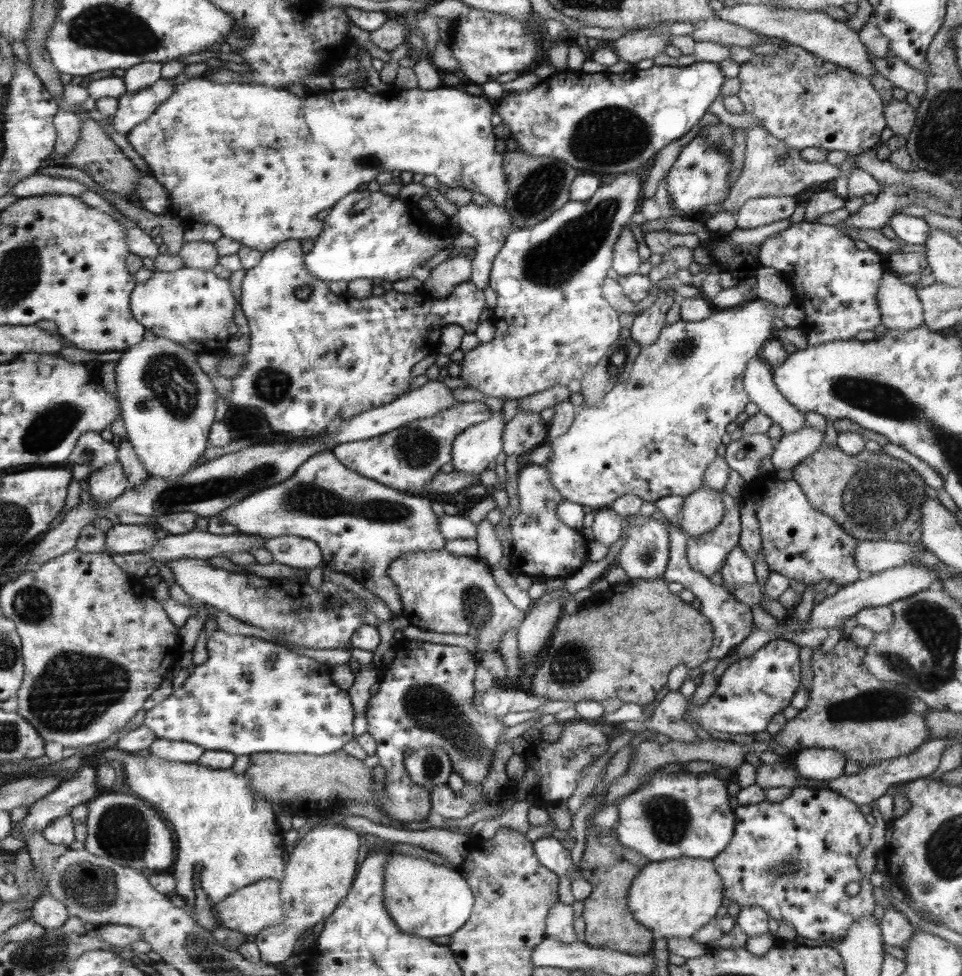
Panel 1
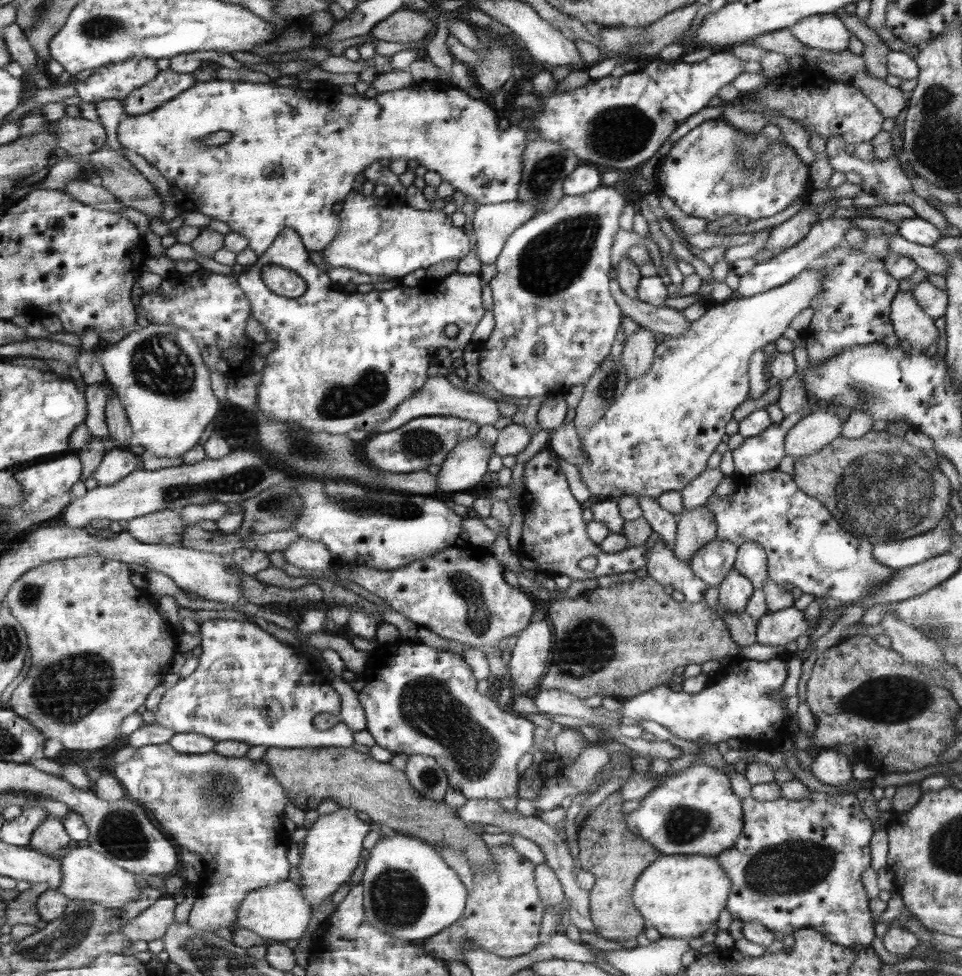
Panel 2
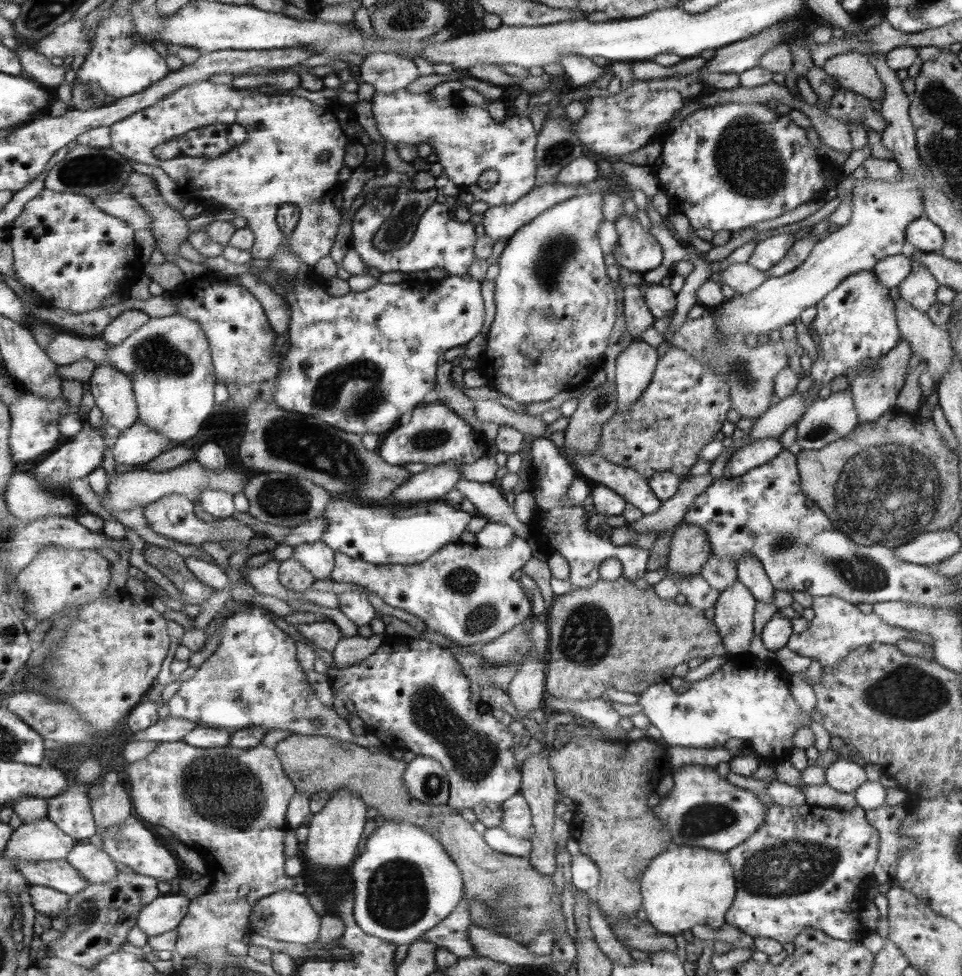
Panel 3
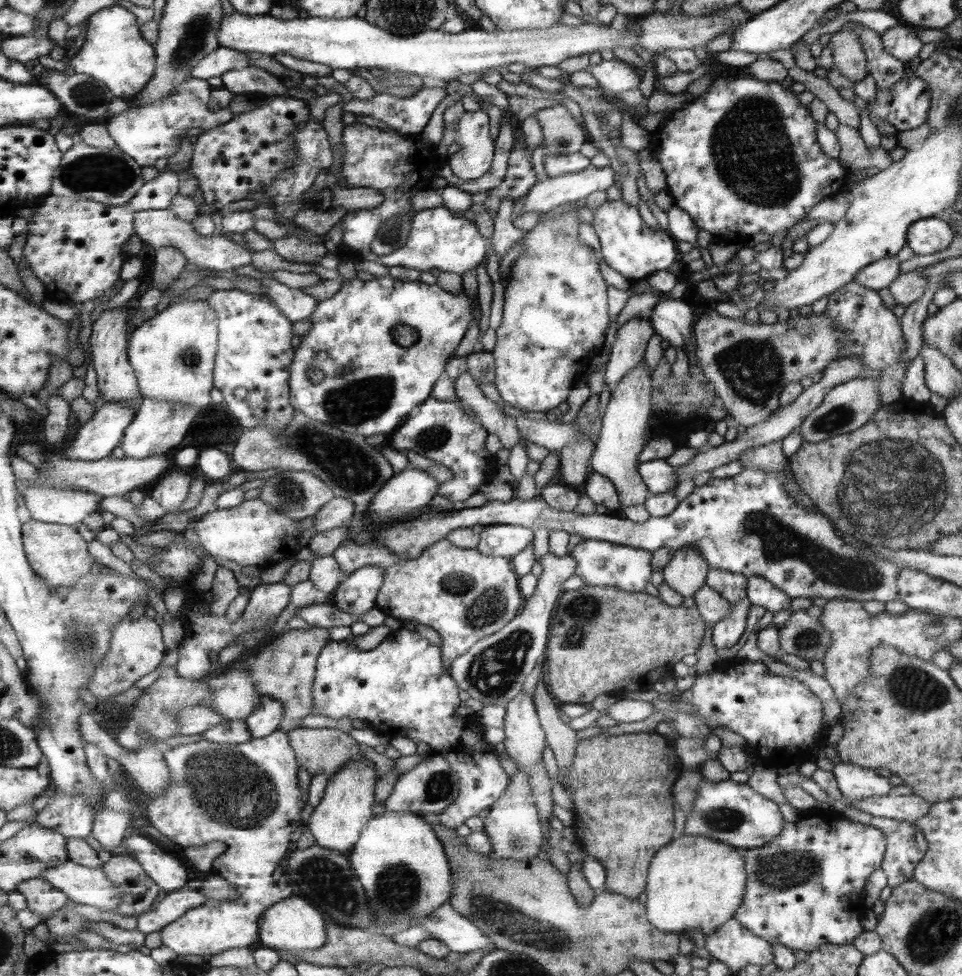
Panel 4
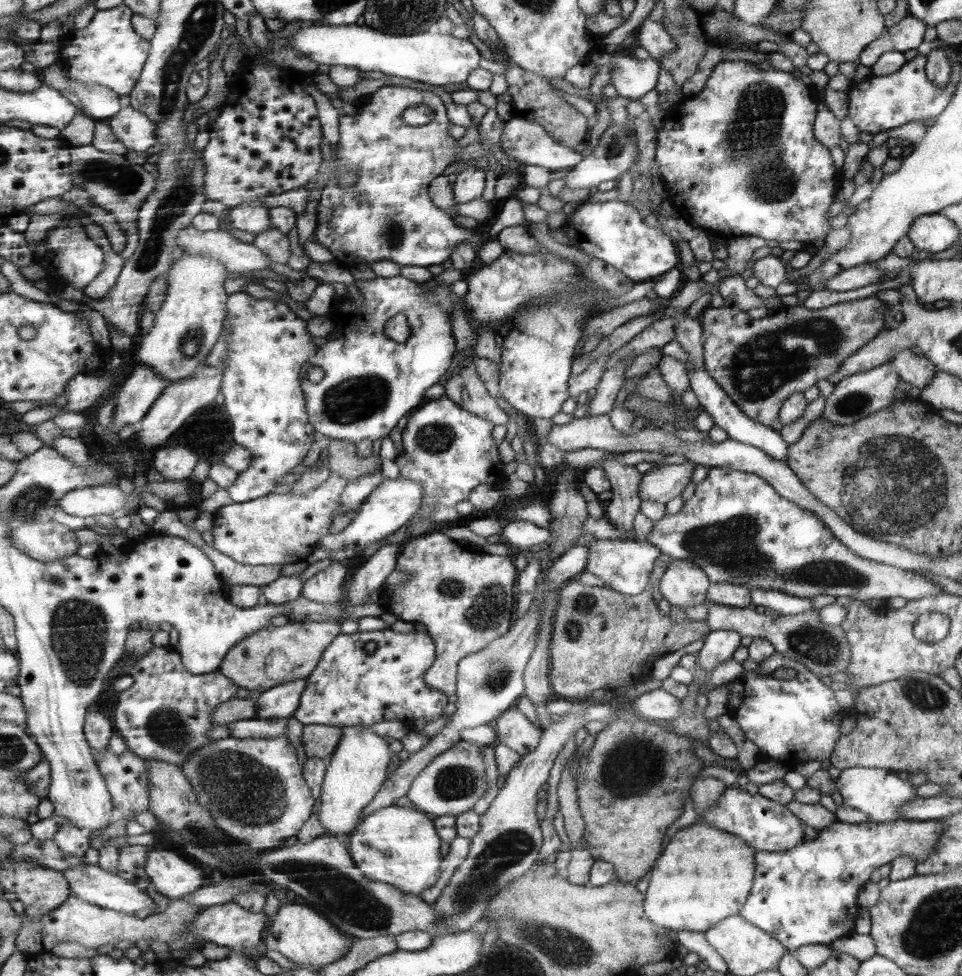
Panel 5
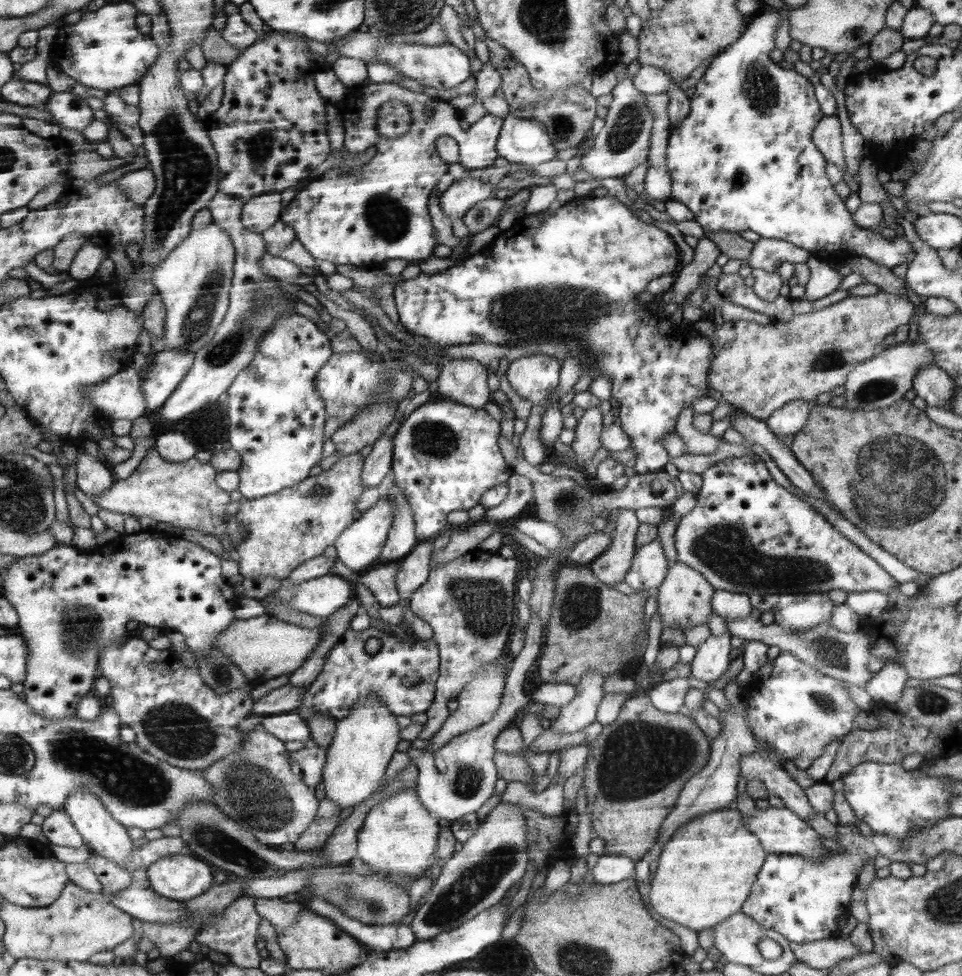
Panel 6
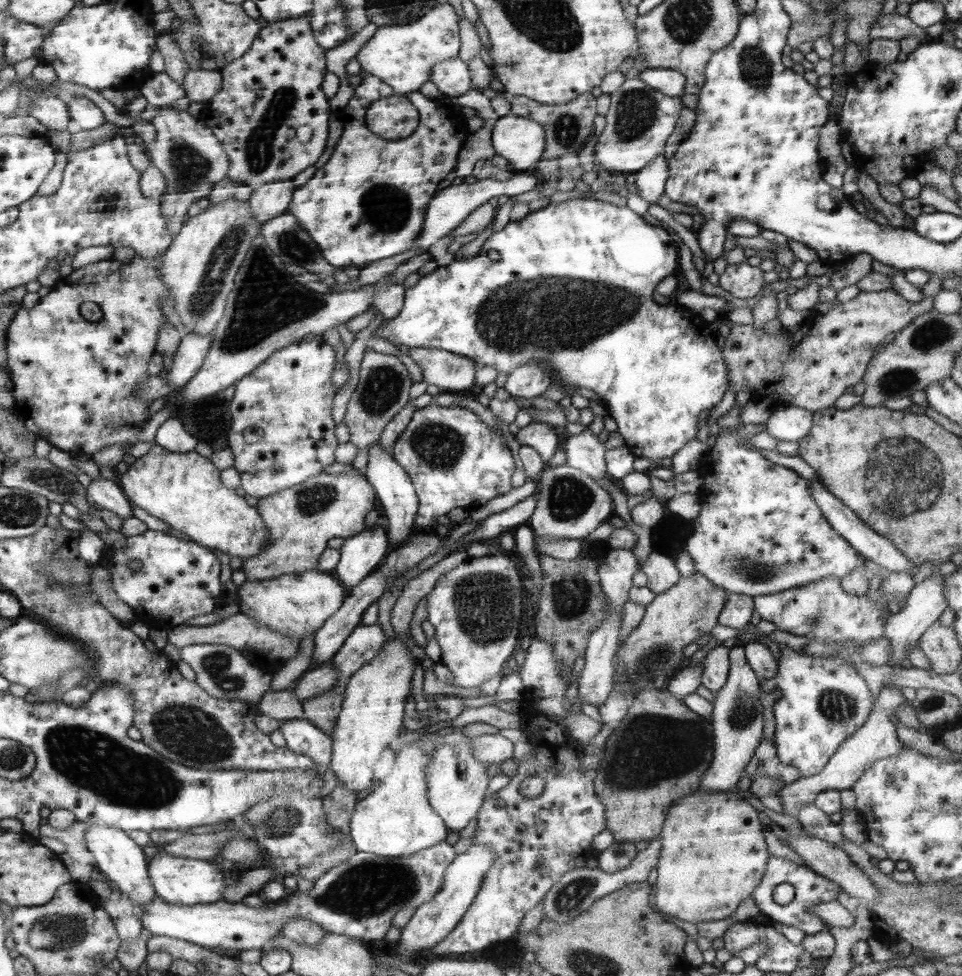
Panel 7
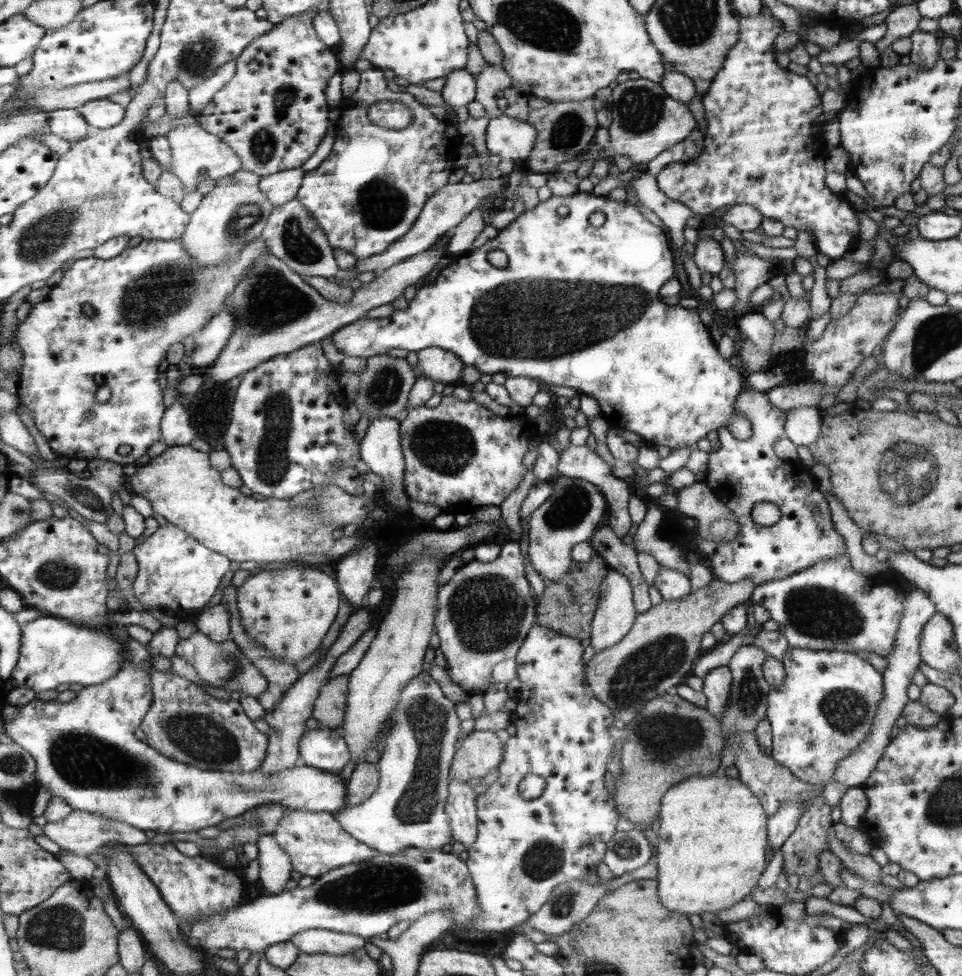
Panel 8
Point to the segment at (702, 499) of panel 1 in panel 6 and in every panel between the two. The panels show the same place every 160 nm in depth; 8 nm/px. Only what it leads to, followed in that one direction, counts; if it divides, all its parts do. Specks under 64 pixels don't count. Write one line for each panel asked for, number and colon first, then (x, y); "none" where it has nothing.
2: (696, 528)
3: (690, 550)
4: (687, 572)
5: (684, 584)
6: (685, 599)

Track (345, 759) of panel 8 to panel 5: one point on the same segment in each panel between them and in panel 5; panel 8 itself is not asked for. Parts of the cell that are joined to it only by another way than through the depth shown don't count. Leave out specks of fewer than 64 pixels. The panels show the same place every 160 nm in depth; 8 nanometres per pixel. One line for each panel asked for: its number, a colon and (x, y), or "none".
5: (252, 728)
6: (287, 727)
7: (302, 736)

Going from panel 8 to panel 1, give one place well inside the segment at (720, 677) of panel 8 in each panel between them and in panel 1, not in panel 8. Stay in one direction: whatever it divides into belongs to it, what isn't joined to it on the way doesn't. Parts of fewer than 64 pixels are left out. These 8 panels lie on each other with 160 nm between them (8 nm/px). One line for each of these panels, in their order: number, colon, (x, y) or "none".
1: (738, 569)
2: (735, 590)
3: (734, 610)
4: (726, 634)
5: (718, 646)
6: (712, 658)
7: (716, 664)

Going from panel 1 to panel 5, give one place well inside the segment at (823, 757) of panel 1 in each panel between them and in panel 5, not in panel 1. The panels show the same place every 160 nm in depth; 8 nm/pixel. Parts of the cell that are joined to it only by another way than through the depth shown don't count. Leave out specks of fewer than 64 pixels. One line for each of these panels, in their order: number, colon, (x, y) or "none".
2: (831, 767)
3: (845, 775)
4: (855, 782)
5: (877, 792)

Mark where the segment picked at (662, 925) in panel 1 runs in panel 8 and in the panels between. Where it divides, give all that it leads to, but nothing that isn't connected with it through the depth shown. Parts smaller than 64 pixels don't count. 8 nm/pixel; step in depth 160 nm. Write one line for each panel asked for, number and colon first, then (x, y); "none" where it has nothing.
2: (682, 896)
3: (687, 887)
4: (694, 883)
5: (707, 874)
6: (704, 876)
7: (713, 856)
8: (712, 839)

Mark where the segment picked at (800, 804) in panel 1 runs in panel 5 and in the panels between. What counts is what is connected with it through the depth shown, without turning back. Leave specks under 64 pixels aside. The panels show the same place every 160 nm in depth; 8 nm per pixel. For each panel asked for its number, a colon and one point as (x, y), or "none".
2: (799, 863)
3: (807, 866)
4: (805, 889)
5: (806, 895)

